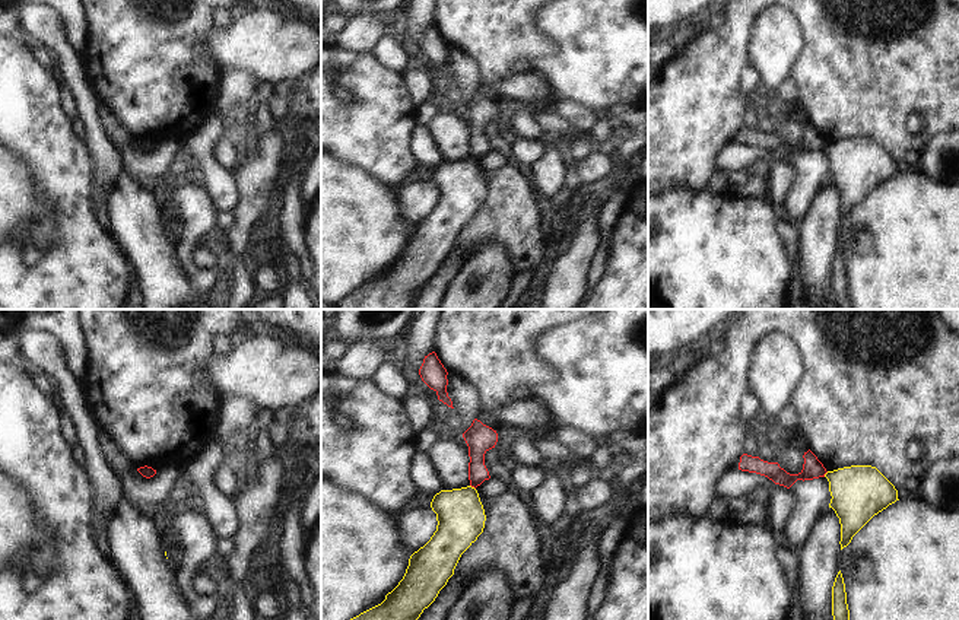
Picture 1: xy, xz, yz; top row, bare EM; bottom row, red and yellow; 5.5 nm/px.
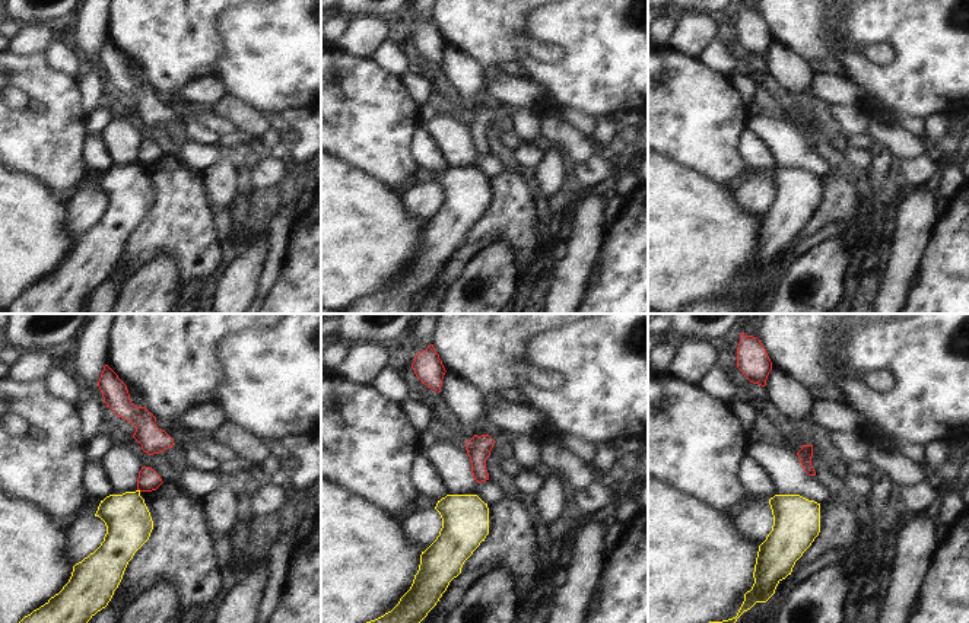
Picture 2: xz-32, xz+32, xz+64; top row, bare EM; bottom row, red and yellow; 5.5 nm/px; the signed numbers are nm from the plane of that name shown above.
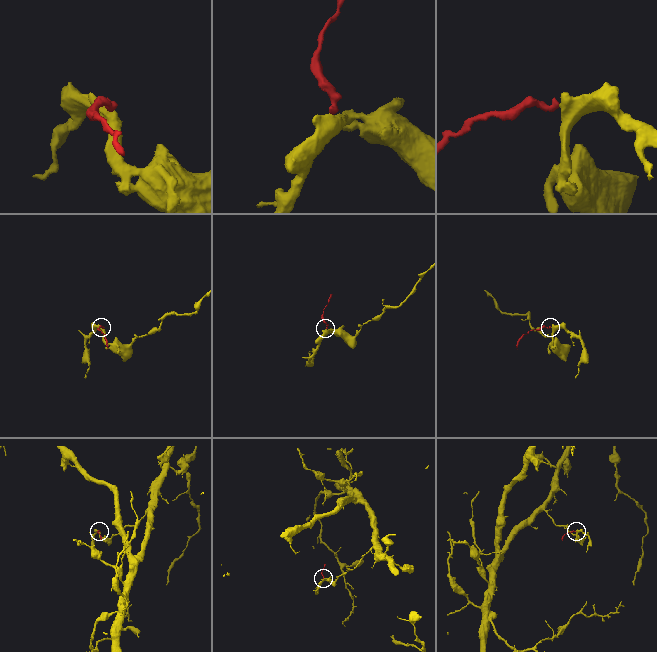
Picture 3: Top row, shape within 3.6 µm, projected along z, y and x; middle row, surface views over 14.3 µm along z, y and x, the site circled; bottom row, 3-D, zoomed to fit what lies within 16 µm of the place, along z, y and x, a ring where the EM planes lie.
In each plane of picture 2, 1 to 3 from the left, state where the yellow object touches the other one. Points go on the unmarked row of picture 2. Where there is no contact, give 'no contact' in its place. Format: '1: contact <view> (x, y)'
1: contact xz-32 (139, 162)
2: no contact
3: no contact

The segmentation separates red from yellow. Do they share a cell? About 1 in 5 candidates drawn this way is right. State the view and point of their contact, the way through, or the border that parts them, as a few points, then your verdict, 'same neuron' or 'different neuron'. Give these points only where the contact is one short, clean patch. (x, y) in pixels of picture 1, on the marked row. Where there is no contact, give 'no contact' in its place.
xz (473, 486) | along xz (470, 485), (475, 489) | different neuron

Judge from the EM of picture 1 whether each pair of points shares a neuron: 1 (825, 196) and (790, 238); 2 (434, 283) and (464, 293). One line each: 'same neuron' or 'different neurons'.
1: different neurons
2: different neurons

